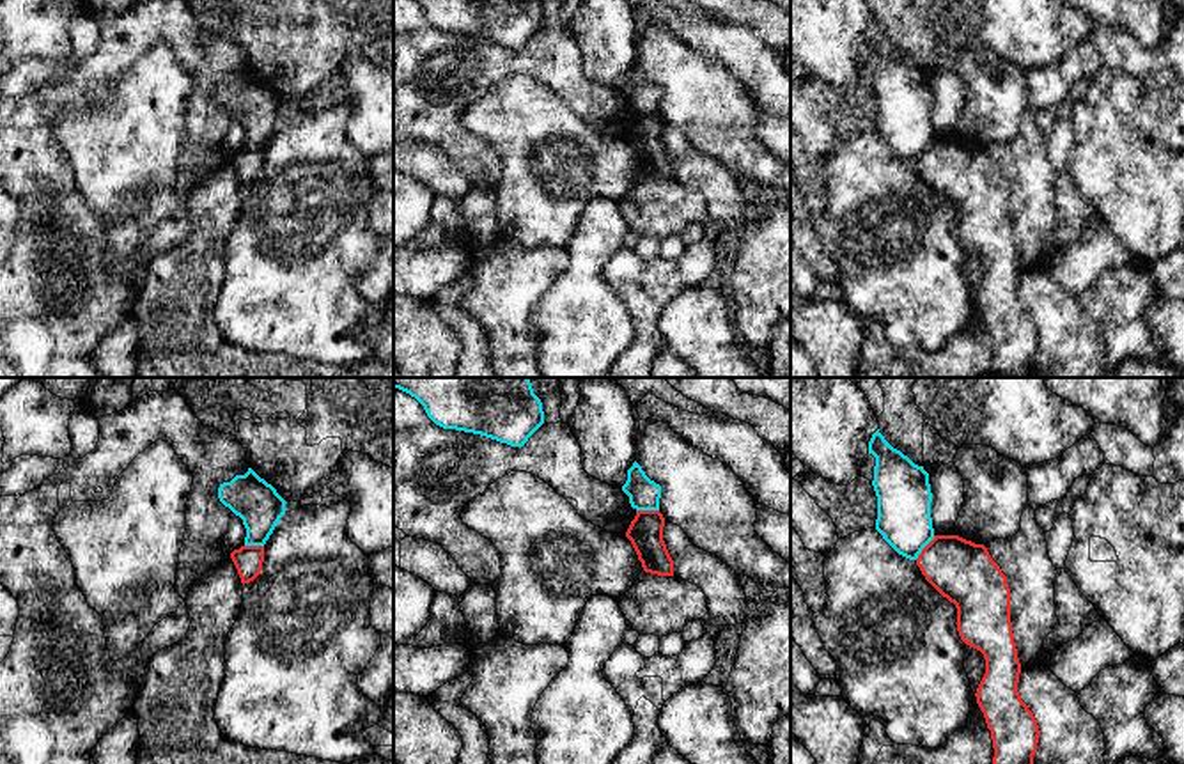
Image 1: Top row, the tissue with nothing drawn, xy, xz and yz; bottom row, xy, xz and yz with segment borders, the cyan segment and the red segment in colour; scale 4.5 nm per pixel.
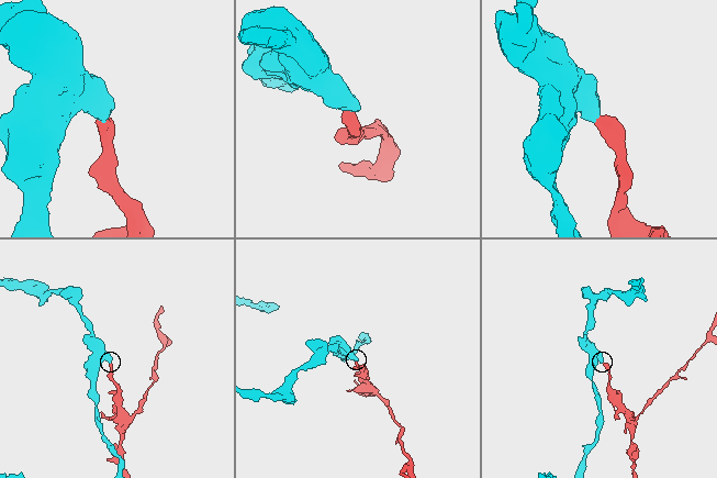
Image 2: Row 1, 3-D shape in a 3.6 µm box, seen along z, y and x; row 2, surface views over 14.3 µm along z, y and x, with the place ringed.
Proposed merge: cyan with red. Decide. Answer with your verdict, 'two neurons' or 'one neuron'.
two neurons

